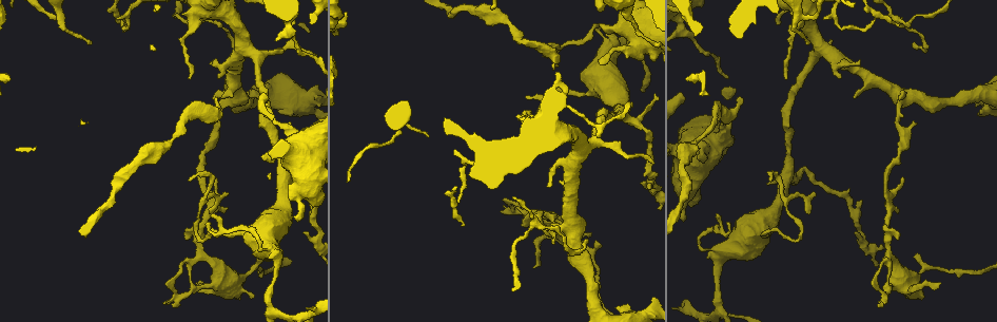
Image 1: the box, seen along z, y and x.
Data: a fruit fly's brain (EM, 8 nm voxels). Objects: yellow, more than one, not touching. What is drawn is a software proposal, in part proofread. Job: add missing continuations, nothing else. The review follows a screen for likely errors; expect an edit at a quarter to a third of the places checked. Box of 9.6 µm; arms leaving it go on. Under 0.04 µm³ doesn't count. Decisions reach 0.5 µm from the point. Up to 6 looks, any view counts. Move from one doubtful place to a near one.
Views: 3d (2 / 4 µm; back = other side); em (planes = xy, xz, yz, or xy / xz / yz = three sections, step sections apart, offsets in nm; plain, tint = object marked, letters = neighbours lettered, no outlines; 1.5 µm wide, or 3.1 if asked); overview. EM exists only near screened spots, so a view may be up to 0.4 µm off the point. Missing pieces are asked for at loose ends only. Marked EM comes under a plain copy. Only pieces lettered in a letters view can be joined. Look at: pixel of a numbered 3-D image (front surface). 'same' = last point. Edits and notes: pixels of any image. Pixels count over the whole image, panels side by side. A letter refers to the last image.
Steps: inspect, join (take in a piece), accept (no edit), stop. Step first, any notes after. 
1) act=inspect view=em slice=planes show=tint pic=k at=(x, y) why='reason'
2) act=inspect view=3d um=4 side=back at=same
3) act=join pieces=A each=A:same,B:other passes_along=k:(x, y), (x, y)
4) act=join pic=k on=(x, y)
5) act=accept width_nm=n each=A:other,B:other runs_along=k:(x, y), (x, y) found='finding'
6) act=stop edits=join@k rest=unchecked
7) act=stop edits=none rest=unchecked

act=inspect view=em slice=xy step=8 show=tint pic=1 at=(553, 70) why='branch stops here'

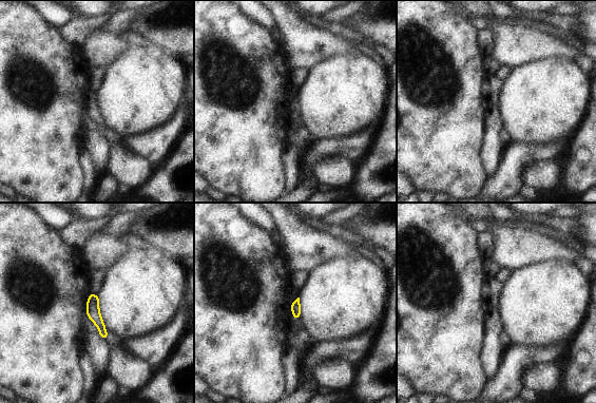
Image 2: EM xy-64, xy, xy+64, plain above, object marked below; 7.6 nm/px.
act=inspect view=em slice=planes show=letters at=same

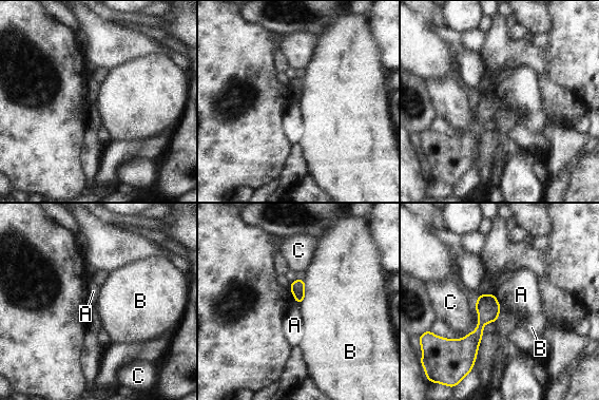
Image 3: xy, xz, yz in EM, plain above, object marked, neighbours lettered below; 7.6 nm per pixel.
act=accept longest_contact=B:200nm each=A:other,B:other,C:other border=3:(494, 294), (500, 306) found='none of them fits'

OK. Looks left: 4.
act=inspect view=em slice=planes show=letters pic=1 at=(897, 239) why='free end'

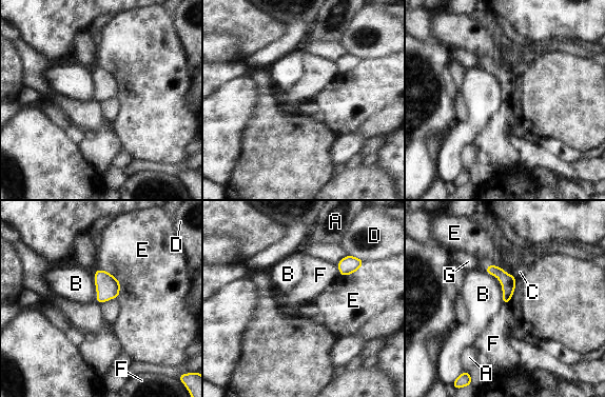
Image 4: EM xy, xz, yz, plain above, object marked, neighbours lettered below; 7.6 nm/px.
act=accept width_nm=110 each=A:other,B:other,C:other,D:other,E:other,F:other,G:other found='none of them fits'

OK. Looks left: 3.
act=inspect view=3d um=2 pic=1 at=(816, 193) why='branch stops here'

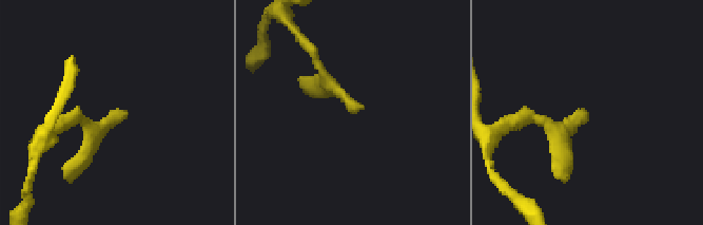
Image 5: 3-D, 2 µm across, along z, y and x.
act=inspect view=em slice=planes show=letters pic=5 at=(360, 103) why='now the EM'

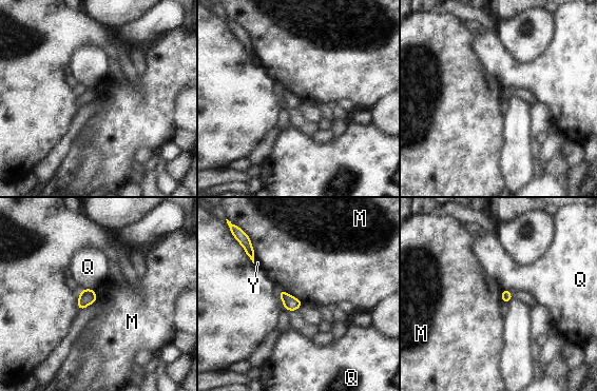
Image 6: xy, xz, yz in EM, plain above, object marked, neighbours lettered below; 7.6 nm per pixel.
act=accept each=M:other,Q:other,Y:other border=6:(280, 289), (301, 301) found='none of them fits'

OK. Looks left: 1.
act=stop edits=none rest=unchecked

